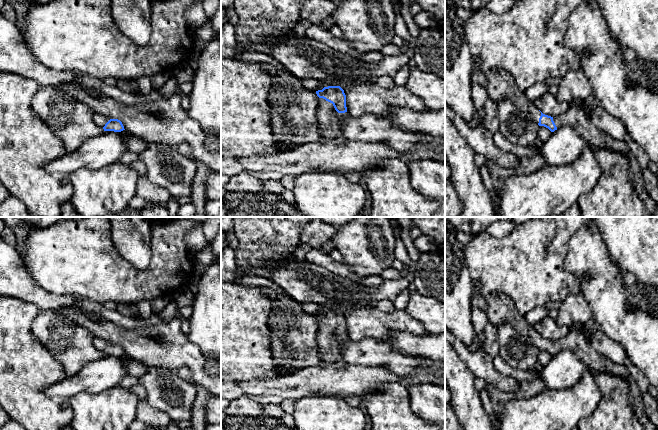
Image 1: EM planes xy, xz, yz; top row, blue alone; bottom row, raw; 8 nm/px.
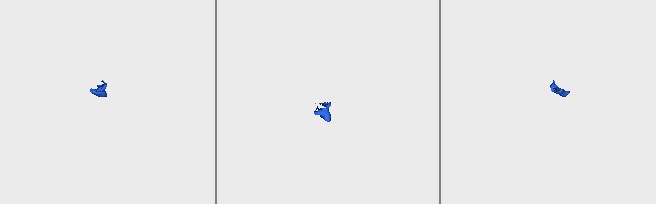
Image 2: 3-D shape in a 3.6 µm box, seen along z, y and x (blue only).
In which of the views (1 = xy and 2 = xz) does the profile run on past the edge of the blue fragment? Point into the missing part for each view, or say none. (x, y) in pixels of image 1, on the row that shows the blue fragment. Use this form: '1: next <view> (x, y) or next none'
1: next xy (100, 120)
2: next xz (328, 122)

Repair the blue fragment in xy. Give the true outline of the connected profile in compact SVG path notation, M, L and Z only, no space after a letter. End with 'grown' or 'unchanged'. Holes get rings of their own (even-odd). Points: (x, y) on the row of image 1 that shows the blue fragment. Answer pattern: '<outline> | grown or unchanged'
M96 113L93 120L98 126L102 127L104 131L121 132L125 130L122 122L118 119L110 119L107 116Z | grown

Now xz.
M322 81L322 84L324 88L316 91L320 98L316 125L321 142L343 141L345 138L338 114L347 112L346 95L340 86L332 86L327 81Z | grown

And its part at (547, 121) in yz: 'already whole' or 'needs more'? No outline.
needs more

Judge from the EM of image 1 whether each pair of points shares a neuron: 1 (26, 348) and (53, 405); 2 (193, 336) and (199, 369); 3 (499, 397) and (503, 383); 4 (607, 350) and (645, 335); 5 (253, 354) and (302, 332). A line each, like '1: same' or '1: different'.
1: same
2: different
3: different
4: different
5: different

